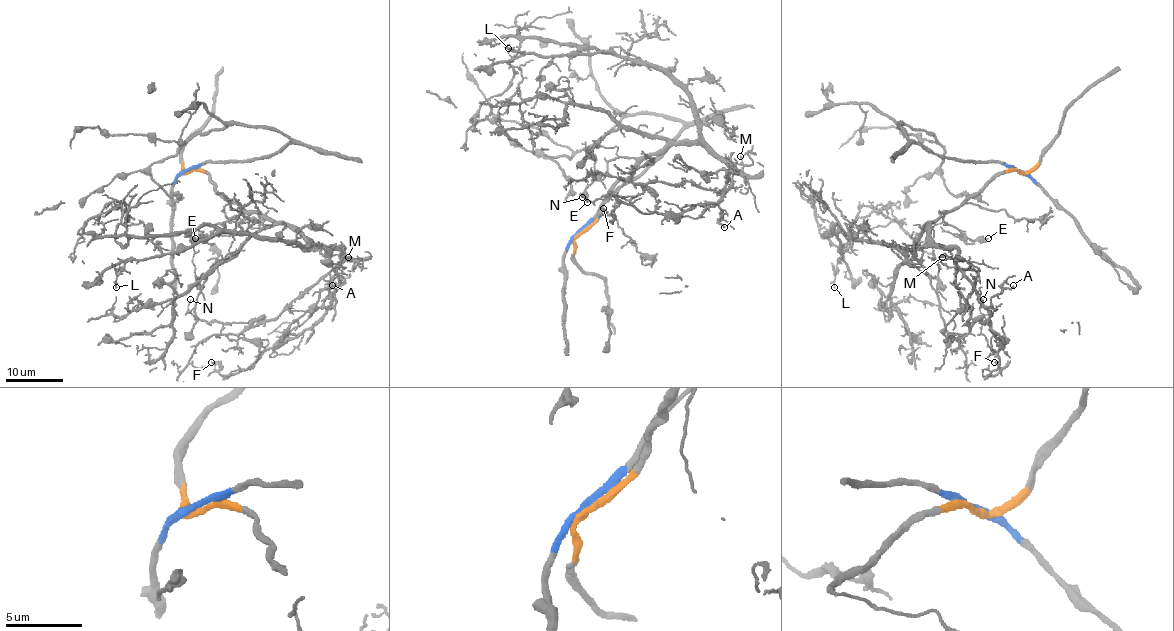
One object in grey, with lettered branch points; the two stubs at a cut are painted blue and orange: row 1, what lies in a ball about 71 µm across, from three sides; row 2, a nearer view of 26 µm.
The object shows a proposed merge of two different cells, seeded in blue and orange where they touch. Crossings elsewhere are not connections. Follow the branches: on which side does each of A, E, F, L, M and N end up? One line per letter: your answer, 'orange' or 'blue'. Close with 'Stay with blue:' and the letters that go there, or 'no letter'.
A: orange
E: orange
F: orange
L: orange
M: orange
N: orange
Stay with blue: no letter

